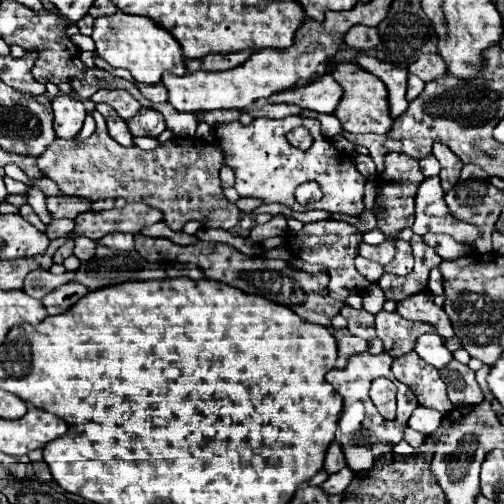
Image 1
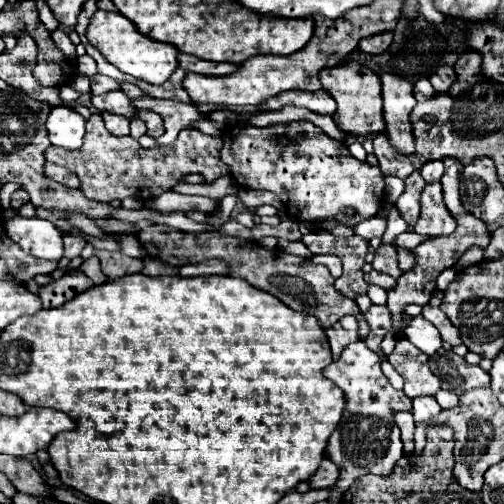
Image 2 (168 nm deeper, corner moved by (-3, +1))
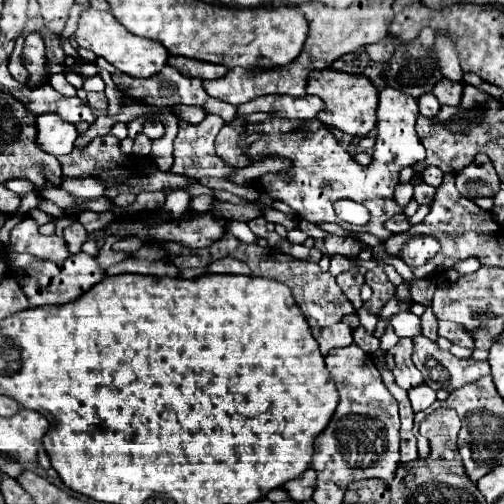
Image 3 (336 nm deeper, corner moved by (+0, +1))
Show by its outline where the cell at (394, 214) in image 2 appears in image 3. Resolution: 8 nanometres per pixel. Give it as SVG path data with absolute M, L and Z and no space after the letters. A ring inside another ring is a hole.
M399 183L397 189L395 189L395 203L397 203L401 209L405 209L411 197L413 197L413 185L409 185L409 183Z

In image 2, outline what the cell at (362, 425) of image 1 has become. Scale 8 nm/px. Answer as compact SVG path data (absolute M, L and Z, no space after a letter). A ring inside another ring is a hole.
M364 341L350 343L342 351L342 355L324 369L324 377L334 381L346 397L346 411L326 445L326 455L340 469L340 477L334 485L336 493L332 493L328 501L340 501L344 491L358 477L366 473L388 477L388 473L392 473L392 469L402 457L402 439L400 429L394 421L394 413L410 411L412 399L408 399L404 391L396 391L388 383L380 369L380 357L374 351L370 351Z

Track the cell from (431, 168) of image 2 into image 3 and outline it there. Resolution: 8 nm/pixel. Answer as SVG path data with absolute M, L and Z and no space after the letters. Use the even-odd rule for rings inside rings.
M429 165L429 167L421 173L421 177L423 177L423 181L425 181L427 185L437 187L437 185L441 185L441 181L443 181L443 171L437 169L437 167L433 167L433 165Z

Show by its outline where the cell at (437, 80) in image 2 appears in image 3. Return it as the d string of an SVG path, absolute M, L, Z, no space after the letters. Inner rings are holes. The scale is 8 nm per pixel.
M443 77L441 81L435 83L433 95L439 99L441 105L457 105L461 99L461 89L463 89L463 83L457 83L457 81Z

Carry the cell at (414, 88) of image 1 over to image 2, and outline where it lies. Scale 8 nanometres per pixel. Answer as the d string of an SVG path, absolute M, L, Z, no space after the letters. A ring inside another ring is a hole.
M420 77L418 79L418 83L414 85L414 97L418 99L418 101L426 101L428 97L434 97L434 89L432 89L432 83L426 79L426 77Z

